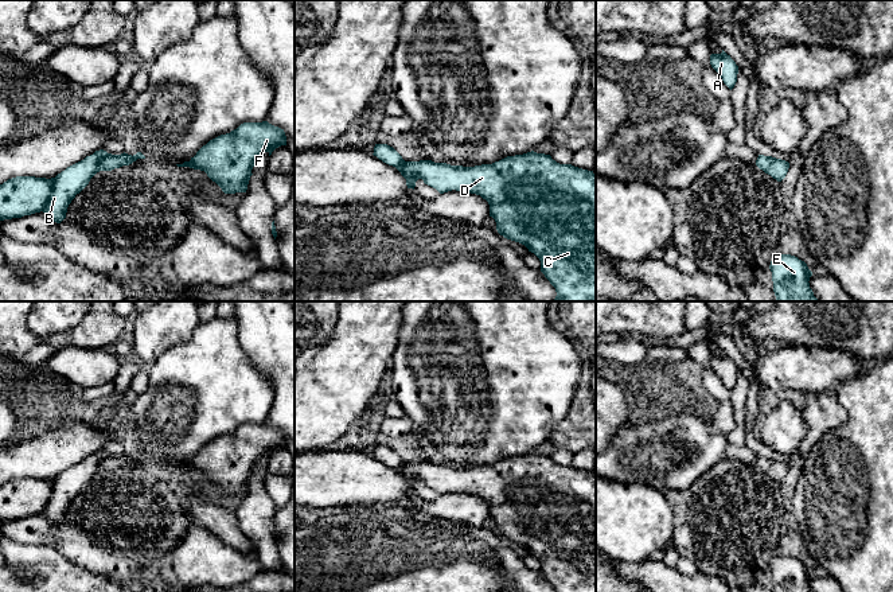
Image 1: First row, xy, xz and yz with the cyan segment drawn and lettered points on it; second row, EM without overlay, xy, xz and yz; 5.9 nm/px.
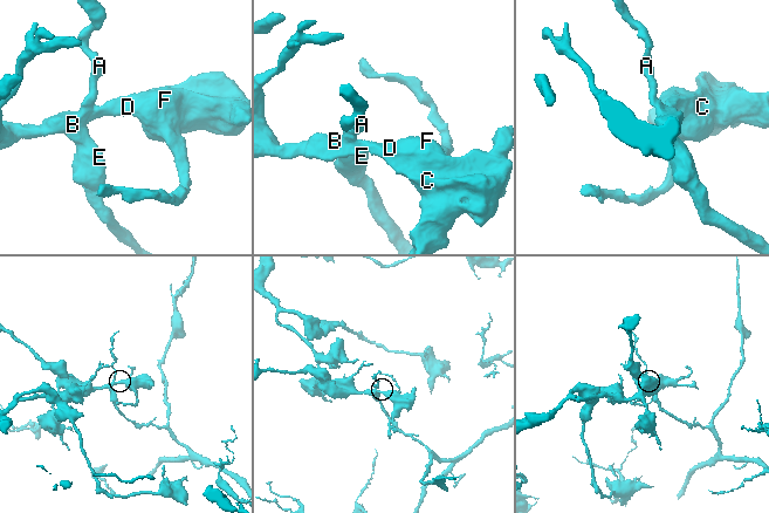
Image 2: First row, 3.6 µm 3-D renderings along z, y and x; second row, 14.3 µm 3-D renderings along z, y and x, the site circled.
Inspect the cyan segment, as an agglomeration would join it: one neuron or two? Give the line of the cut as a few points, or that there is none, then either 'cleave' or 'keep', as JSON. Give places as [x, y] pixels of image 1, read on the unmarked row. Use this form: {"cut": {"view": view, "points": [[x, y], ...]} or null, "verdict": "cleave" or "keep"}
{"cut": null, "verdict": "keep"}

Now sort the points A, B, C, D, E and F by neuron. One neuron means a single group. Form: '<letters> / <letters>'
A B C D E F

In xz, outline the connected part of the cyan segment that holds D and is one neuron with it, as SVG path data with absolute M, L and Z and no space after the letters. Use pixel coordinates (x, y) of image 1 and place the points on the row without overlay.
M375 445L373 456L395 468L406 480L407 490L414 491L416 483L422 480L440 495L456 491L480 496L490 506L490 518L495 521L498 534L525 546L529 553L534 554L541 562L541 573L555 592L596 592L596 476L593 472L559 466L550 456L534 452L475 468L451 467L432 461L405 463L387 445Z

